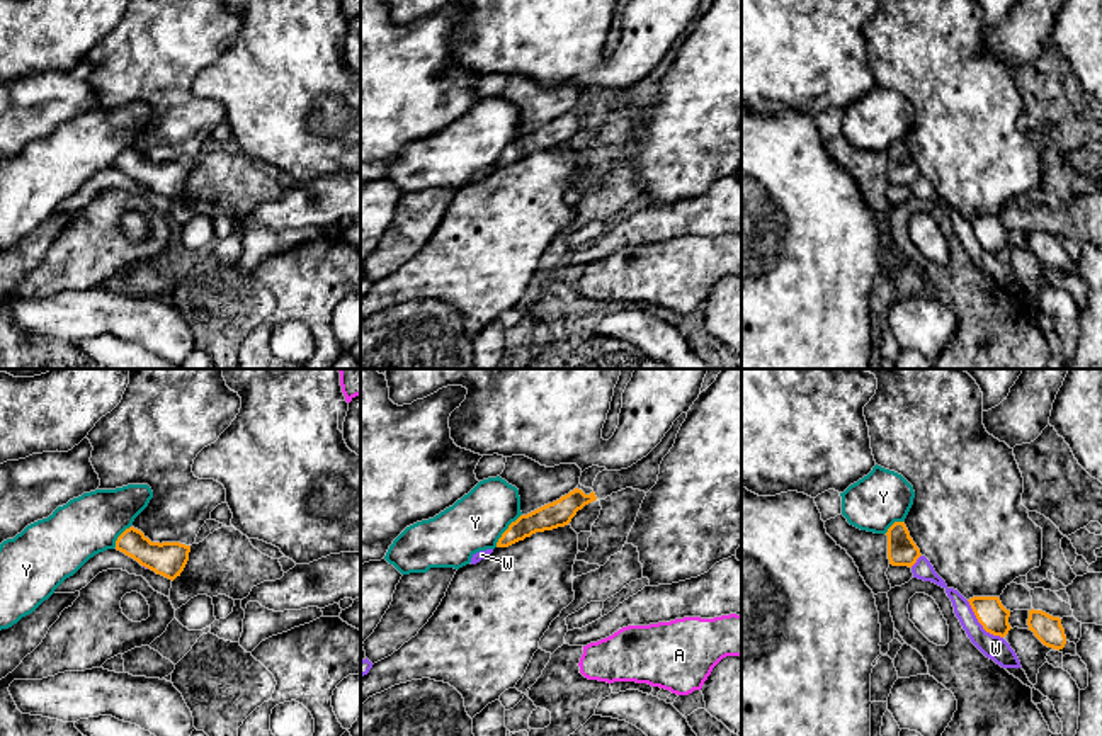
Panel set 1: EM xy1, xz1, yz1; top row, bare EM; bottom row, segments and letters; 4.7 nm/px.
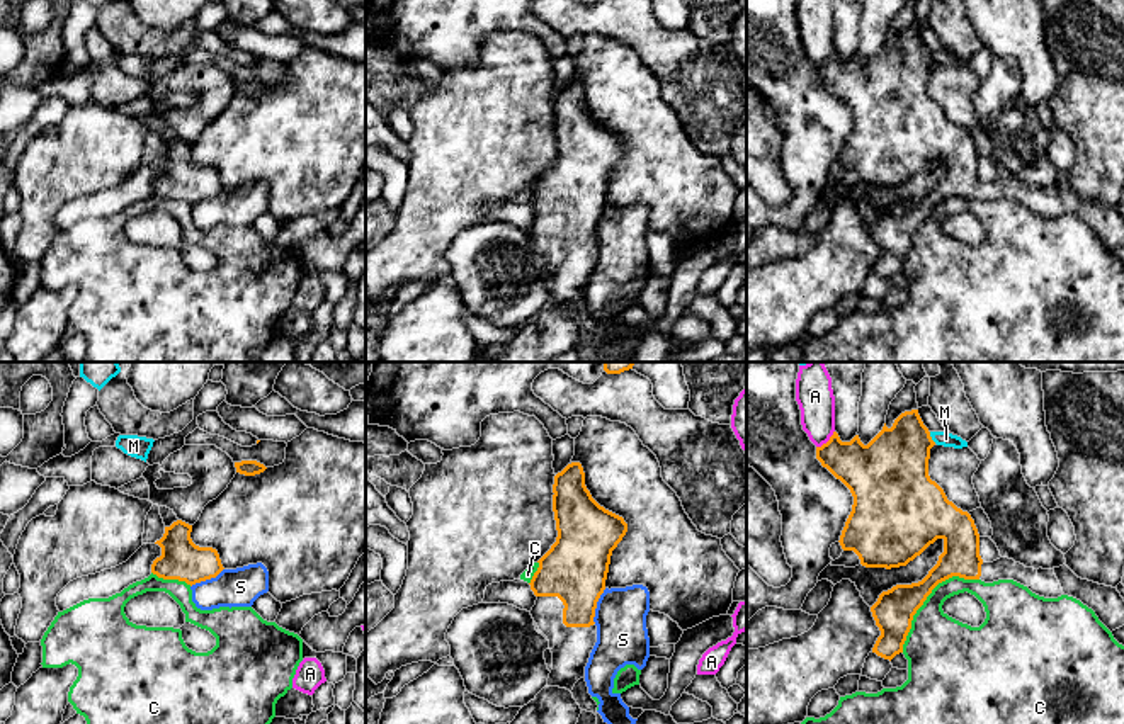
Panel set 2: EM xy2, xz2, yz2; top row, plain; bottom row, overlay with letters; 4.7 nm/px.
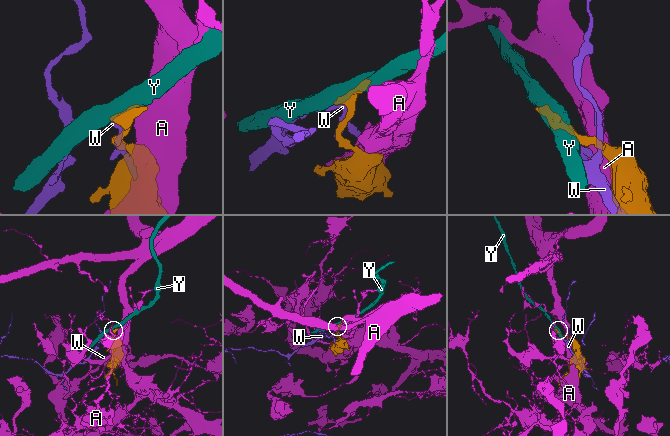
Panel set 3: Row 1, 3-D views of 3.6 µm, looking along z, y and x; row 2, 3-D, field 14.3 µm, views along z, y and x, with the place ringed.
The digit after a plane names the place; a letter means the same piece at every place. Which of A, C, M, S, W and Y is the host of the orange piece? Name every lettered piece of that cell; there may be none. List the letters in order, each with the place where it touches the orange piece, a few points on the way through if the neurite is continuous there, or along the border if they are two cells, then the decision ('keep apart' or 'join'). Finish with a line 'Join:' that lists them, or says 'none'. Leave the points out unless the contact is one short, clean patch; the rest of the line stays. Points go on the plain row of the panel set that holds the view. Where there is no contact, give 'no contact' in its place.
A: yz2 (828, 60) | keep apart
C: yz2 (925, 218) | keep apart
M: yz2 (930, 56) | along yz2 (929, 51), (936, 62) | keep apart
S: xz2 (596, 225) | keep apart
W: yz1 (980, 242) | keep apart
Y: xz1 (505, 150) | keep apart
Join: none

